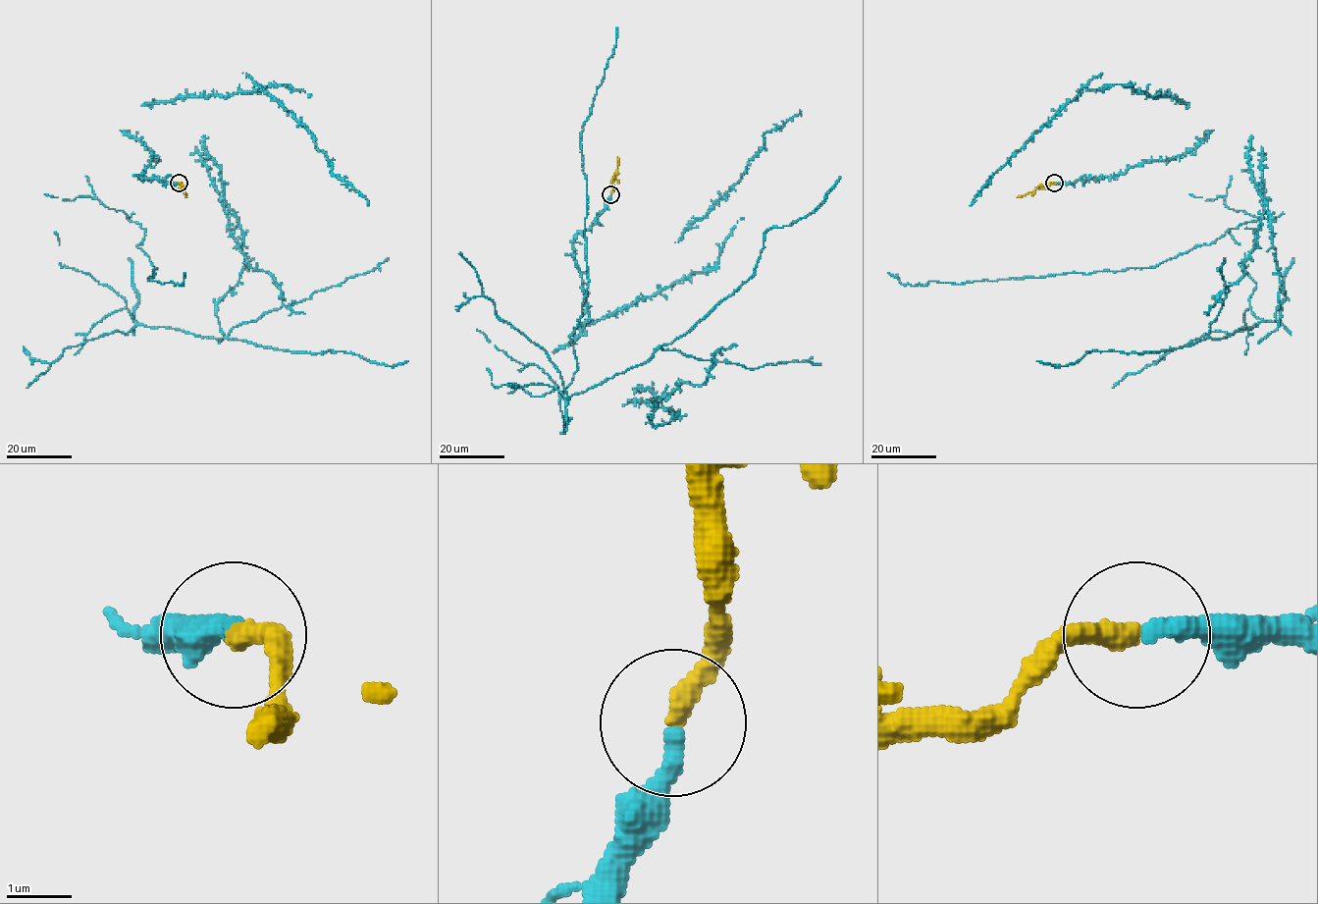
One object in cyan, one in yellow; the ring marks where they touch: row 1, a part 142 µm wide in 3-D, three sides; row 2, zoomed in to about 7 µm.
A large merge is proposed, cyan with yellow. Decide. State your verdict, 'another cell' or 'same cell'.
same cell

